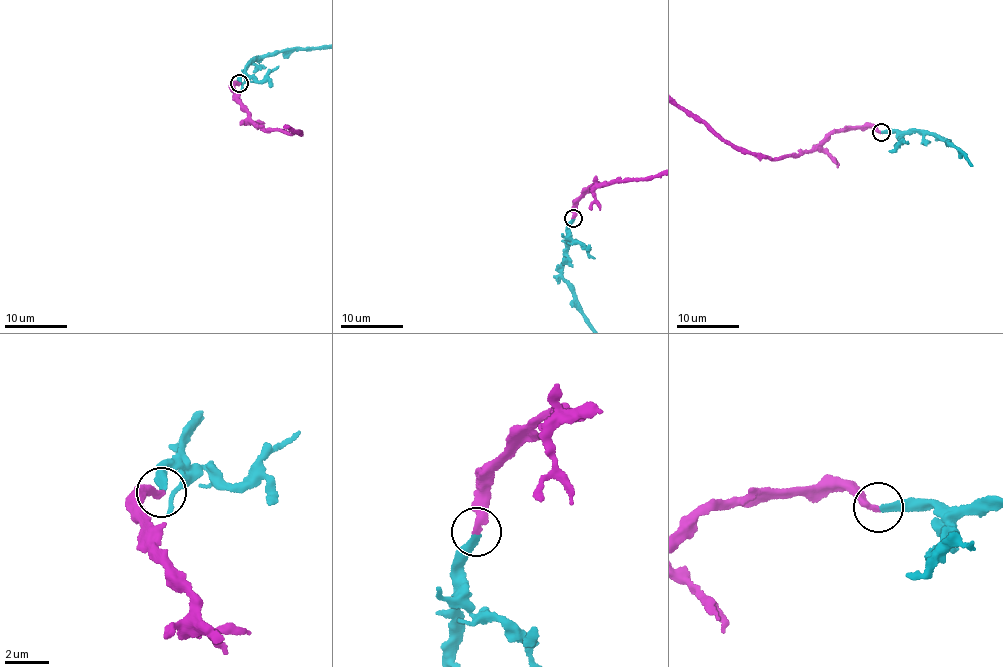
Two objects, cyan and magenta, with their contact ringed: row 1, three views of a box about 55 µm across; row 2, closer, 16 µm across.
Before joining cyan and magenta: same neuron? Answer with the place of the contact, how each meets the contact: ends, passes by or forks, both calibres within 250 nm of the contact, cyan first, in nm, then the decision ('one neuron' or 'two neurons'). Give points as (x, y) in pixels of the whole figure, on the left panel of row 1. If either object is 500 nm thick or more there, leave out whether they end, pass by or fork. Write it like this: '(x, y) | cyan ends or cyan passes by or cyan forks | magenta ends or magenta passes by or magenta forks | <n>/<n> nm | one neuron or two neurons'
(239, 83) | cyan ends | magenta ends | 320/320 nm | one neuron

